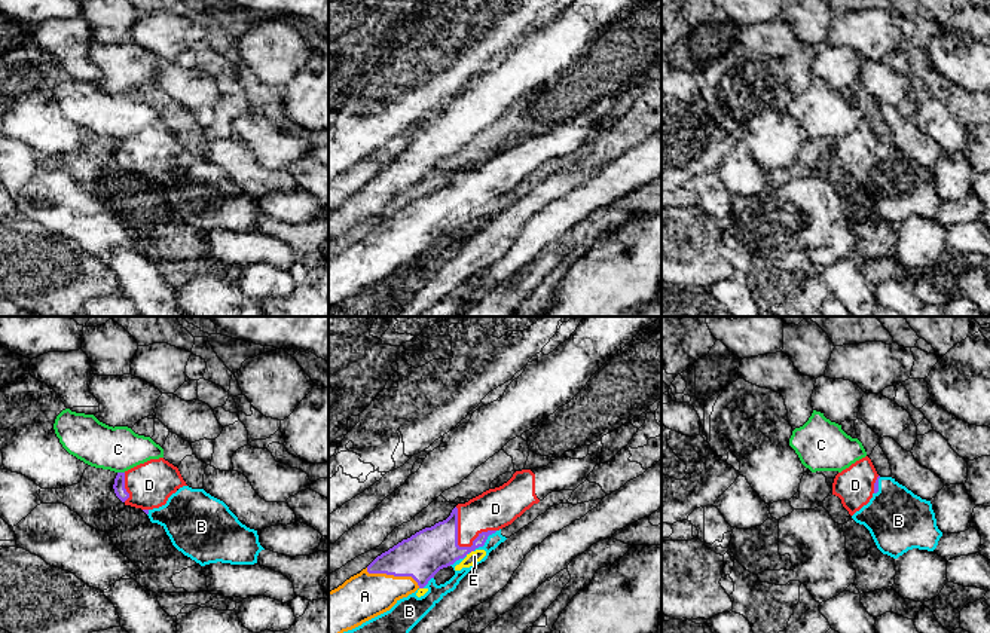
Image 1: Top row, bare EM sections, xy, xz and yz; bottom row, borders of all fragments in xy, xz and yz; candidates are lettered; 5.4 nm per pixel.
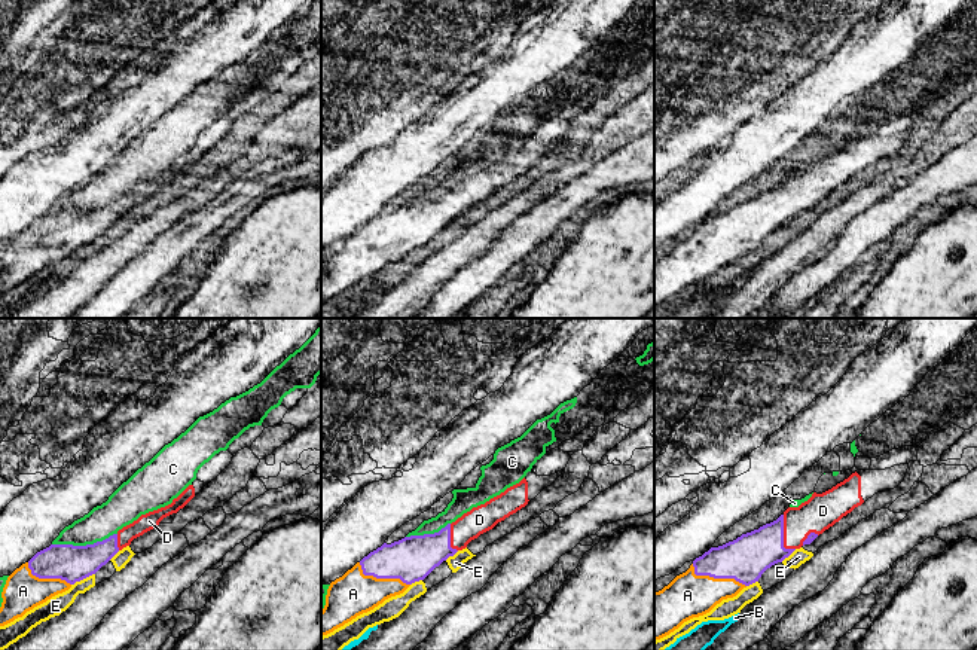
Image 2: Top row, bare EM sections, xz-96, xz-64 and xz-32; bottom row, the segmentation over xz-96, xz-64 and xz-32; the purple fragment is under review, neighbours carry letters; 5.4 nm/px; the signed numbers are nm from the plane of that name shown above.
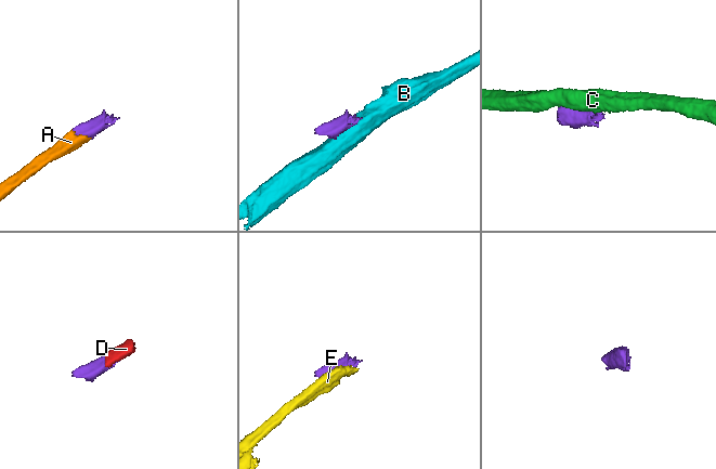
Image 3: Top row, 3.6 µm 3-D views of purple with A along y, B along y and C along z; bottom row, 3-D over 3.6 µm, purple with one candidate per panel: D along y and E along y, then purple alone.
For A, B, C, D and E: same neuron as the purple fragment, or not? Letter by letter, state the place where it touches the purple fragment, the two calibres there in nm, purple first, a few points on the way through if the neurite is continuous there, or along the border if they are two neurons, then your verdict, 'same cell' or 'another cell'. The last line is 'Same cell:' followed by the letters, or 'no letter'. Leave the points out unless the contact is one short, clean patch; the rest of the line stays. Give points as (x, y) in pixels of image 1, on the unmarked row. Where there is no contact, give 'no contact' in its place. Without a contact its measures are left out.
A: xz (393, 241) | 240/260 nm | across xz (421, 223), (393, 241), (364, 263) | same cell
B: xz (485, 208) | 200/70 nm | another cell
C: xy (121, 140) | 70/240 nm | another cell
D: xz (458, 213) | 240/200 nm | across xz (421, 223), (440, 213), (458, 213), (488, 179) | same cell
E: xz (471, 217) | 240/60 nm | another cell
Same cell: A, D

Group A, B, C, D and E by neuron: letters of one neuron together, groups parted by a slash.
A D / B E / C

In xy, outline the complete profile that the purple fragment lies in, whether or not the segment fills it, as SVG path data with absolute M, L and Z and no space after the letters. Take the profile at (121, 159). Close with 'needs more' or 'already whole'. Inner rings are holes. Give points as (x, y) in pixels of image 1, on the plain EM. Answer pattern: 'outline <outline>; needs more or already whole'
outline M159 125L117 140L113 156L125 172L141 175L149 181L150 177L165 172L183 153L187 152L178 135Z; needs more

